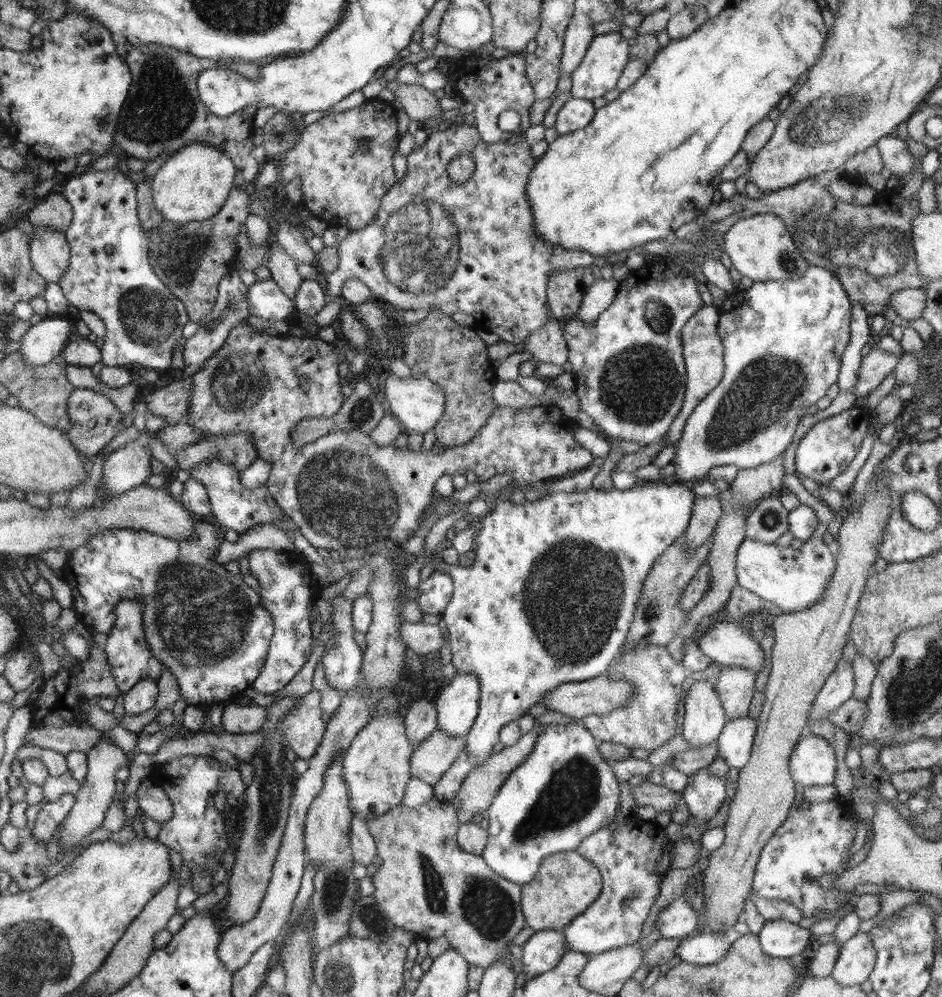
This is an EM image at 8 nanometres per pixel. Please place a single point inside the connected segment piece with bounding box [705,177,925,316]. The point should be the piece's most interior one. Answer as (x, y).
(870, 249)

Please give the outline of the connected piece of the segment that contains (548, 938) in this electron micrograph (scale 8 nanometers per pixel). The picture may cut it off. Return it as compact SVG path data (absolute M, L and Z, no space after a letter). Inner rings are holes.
M551 929L536 931L522 948L524 967L521 972L526 974L527 980L552 970L568 950L563 932Z

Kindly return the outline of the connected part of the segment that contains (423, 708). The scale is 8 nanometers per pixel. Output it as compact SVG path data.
M414 699L403 719L405 731L415 748L437 729L437 710L429 700Z

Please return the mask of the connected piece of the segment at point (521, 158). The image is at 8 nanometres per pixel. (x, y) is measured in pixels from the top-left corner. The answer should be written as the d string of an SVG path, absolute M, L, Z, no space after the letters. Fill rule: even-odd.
M464 122L460 124L452 124L446 130L438 132L433 131L428 135L426 143L422 146L416 147L407 156L407 170L404 178L400 179L398 183L383 196L380 208L376 213L375 220L366 225L363 229L357 230L352 234L346 235L346 238L341 238L337 244L339 254L339 265L334 272L323 273L324 289L328 302L335 300L341 294L341 288L345 280L349 278L357 278L363 282L374 294L374 298L380 299L385 305L391 308L402 310L420 310L420 308L428 308L428 310L435 313L442 313L448 316L457 316L459 313L465 312L474 318L472 328L475 330L486 330L490 334L496 334L506 342L518 344L525 342L534 331L538 331L541 326L544 326L546 321L552 320L550 317L549 307L547 306L547 282L551 272L559 270L570 270L571 268L587 267L594 265L594 260L597 256L589 252L582 252L578 250L564 250L557 244L548 244L543 238L537 236L535 228L533 227L534 217L529 205L529 198L527 197L527 180L532 170L536 168L537 158L531 155L531 147L524 142L515 144L508 144L506 142L498 142L494 144L486 144L481 140L481 136L477 128L473 125L466 125ZM461 154L471 154L474 159L474 175L472 175L466 182L455 183L452 182L450 175L446 172L446 167L450 164L453 158Z

